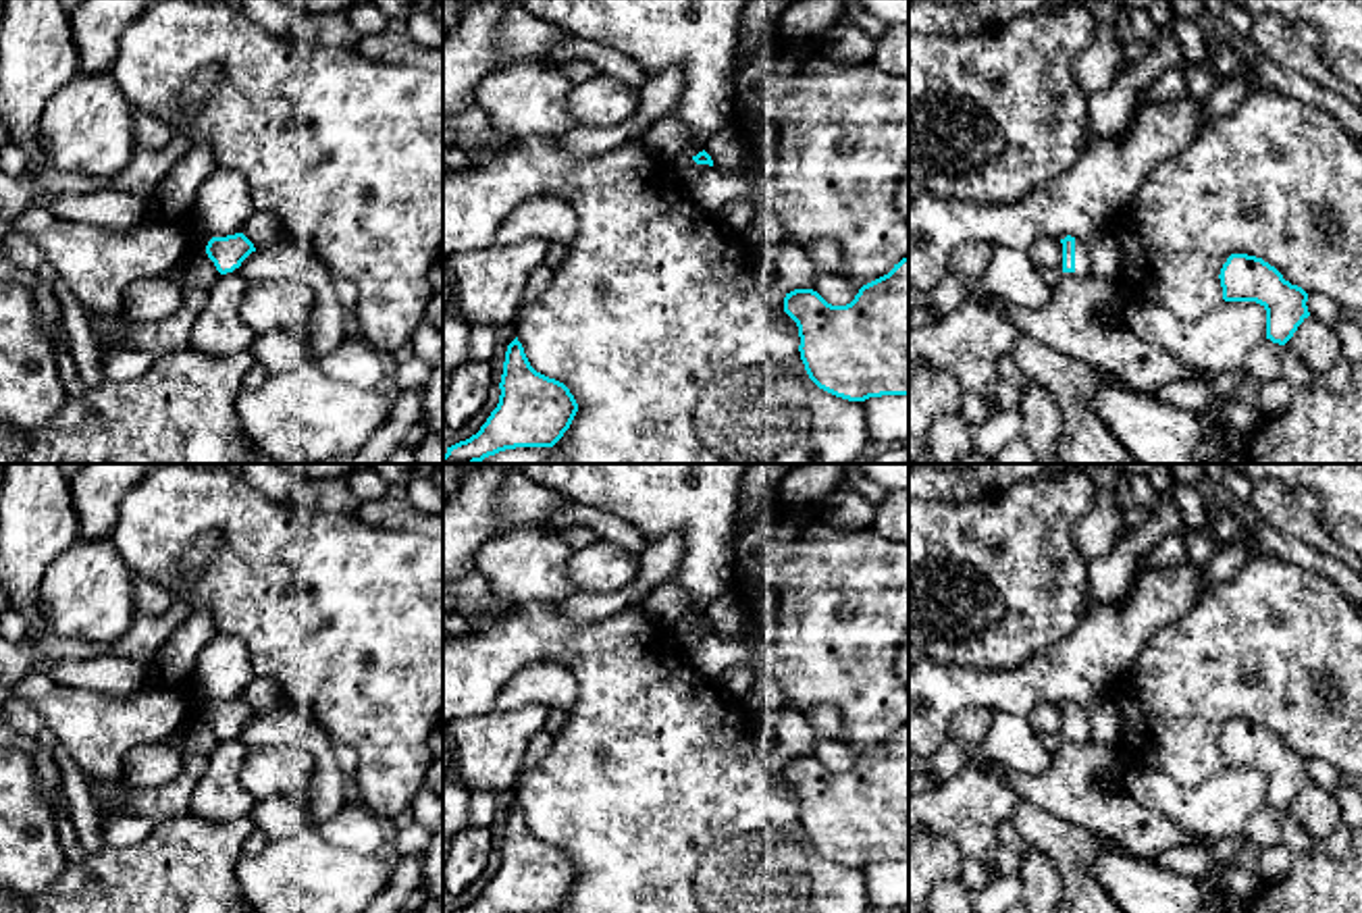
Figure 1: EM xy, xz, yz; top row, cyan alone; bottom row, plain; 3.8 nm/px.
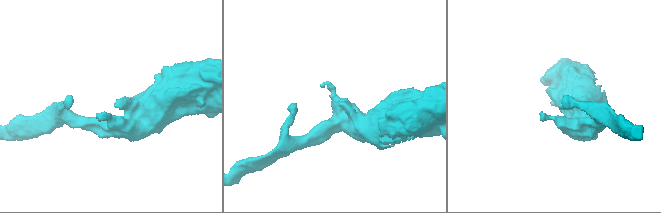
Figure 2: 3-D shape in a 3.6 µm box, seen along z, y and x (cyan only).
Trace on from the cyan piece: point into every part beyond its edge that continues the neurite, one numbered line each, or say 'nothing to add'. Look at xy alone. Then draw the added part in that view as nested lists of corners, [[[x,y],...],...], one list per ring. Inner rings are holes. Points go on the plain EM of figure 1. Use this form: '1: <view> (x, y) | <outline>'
nothing to add

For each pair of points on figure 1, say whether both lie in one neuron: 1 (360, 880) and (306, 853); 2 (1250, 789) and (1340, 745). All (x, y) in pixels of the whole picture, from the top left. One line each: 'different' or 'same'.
1: same
2: different

